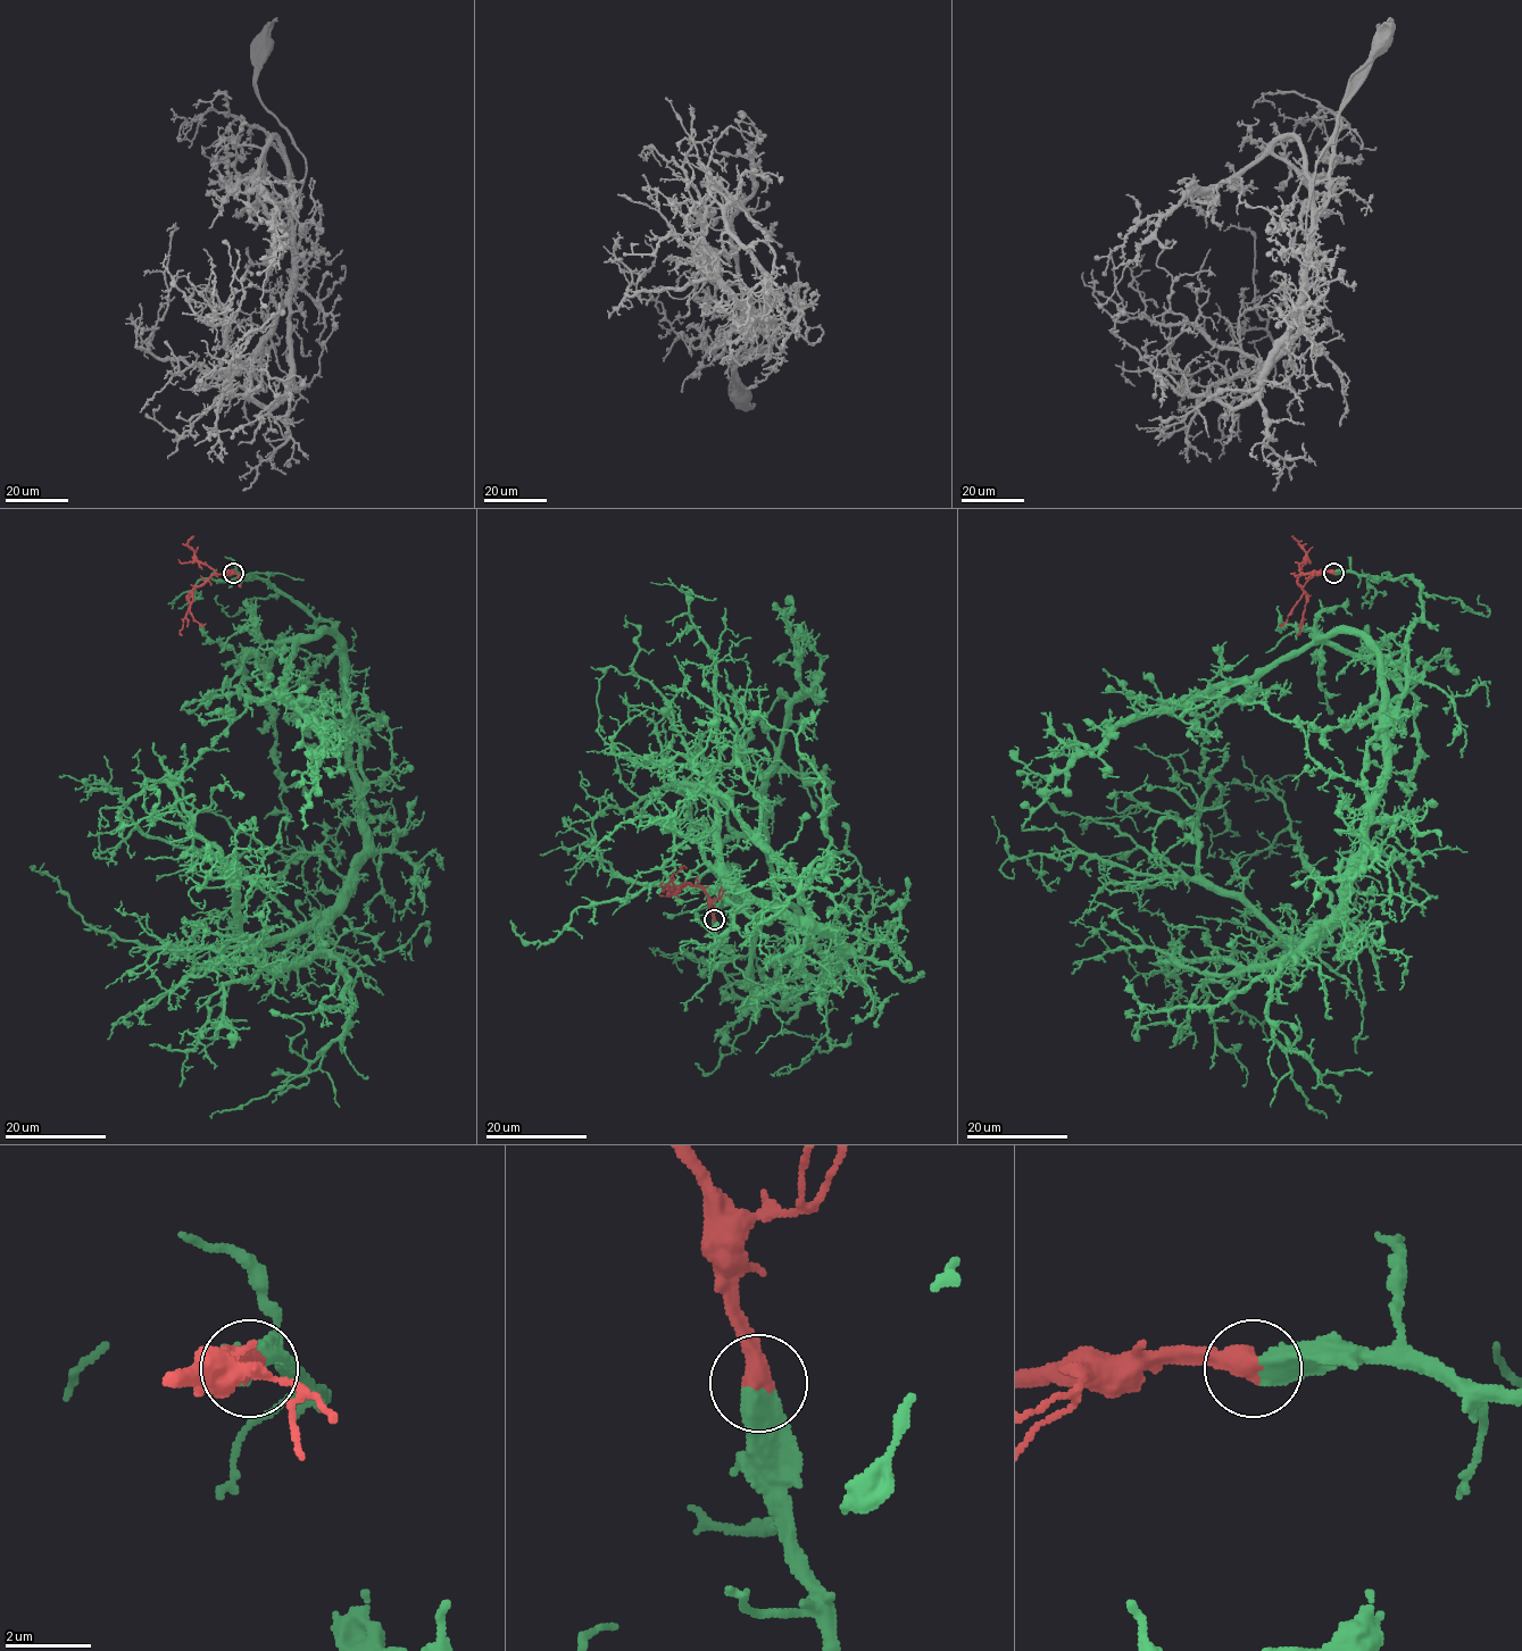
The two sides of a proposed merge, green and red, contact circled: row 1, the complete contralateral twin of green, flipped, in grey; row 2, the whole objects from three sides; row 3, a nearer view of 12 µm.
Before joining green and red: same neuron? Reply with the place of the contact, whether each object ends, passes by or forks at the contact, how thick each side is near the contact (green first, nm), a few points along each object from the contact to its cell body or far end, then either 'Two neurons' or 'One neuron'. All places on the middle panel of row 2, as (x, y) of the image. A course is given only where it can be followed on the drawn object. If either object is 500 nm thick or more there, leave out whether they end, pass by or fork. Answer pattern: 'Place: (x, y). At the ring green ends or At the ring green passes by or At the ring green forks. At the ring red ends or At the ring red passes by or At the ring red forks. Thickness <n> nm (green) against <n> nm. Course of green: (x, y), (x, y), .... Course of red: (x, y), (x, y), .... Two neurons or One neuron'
Place: (714, 919). Thickness 600 nm (green) against 550 nm. Course of green: (713, 920), (721, 972), (756, 1006), (806, 1003), (845, 955), (723, 861), (715, 657), (682, 586), (716, 599). Course of red: (713, 919), (709, 897), (700, 887), (681, 884), (670, 892), (660, 885), (663, 883). One neuron

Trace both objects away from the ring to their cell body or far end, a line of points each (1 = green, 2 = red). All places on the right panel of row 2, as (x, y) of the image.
1: (1335, 573), (1407, 575), (1421, 616), (1367, 855), (1313, 936), (1083, 853), (1013, 868)
2: (1333, 573), (1300, 574), (1298, 584), (1306, 595), (1297, 635)

